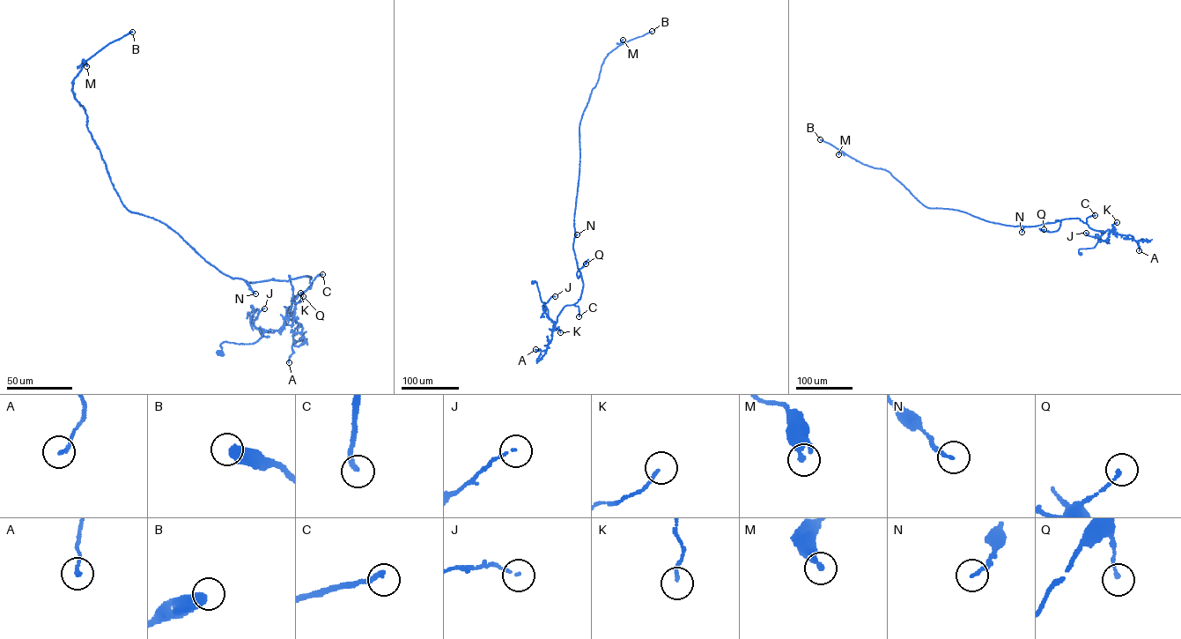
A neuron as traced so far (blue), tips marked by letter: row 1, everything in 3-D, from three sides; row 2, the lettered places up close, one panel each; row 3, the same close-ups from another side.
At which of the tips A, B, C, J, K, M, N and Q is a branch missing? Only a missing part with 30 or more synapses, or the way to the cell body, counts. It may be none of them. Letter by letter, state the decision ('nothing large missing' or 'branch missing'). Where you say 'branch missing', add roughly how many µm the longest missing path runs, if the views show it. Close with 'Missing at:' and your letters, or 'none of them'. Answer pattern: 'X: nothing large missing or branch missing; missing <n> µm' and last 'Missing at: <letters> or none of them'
A: nothing large missing
B: nothing large missing
C: branch missing; missing 120 µm
J: nothing large missing
K: nothing large missing
M: nothing large missing
N: nothing large missing
Q: nothing large missing
Missing at: C

